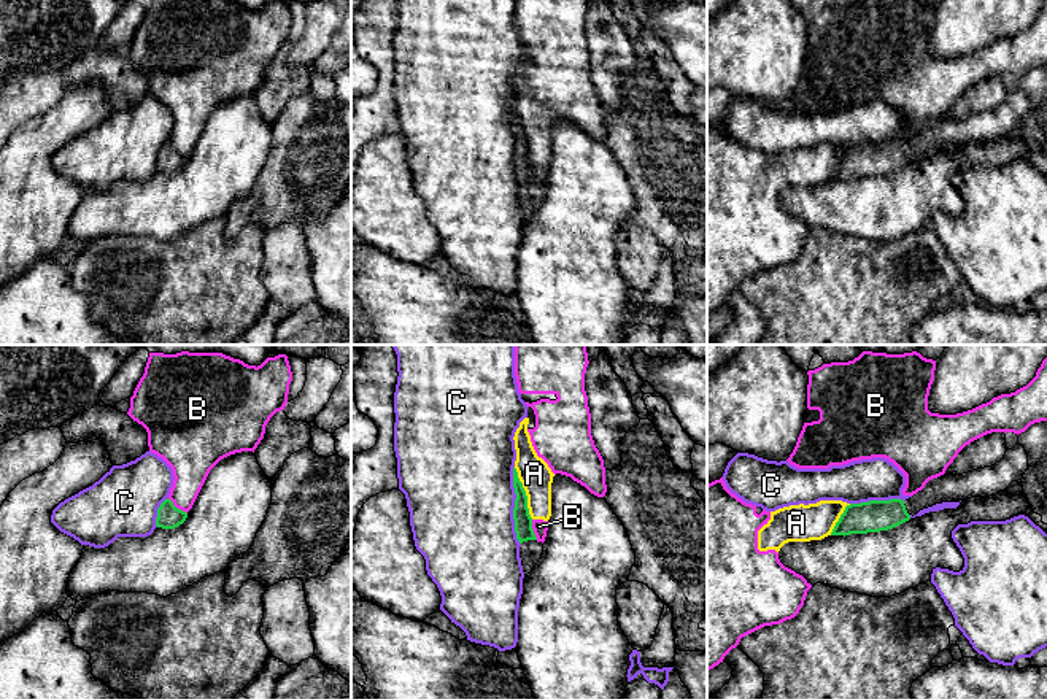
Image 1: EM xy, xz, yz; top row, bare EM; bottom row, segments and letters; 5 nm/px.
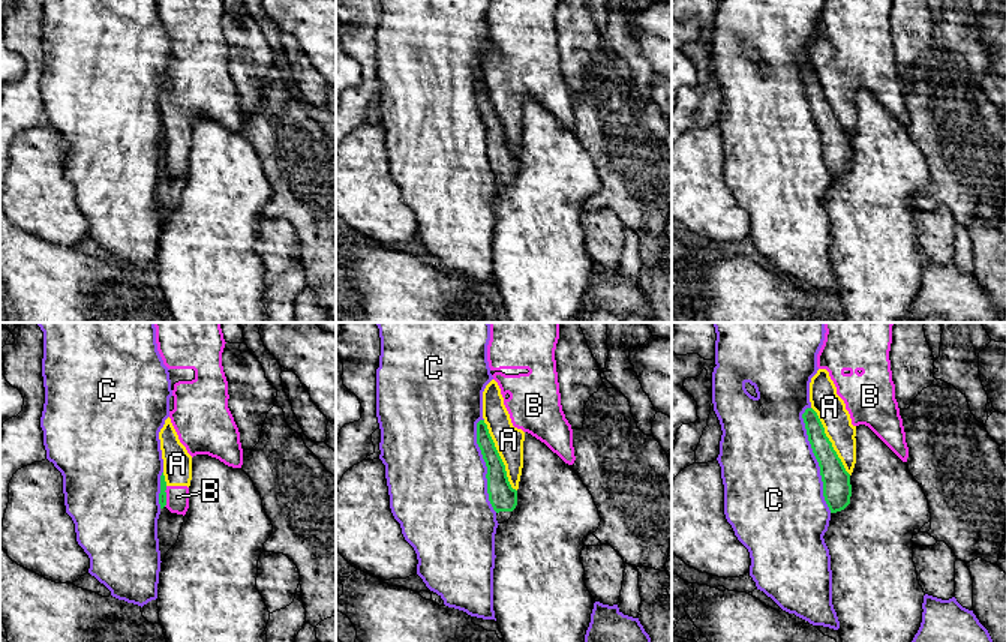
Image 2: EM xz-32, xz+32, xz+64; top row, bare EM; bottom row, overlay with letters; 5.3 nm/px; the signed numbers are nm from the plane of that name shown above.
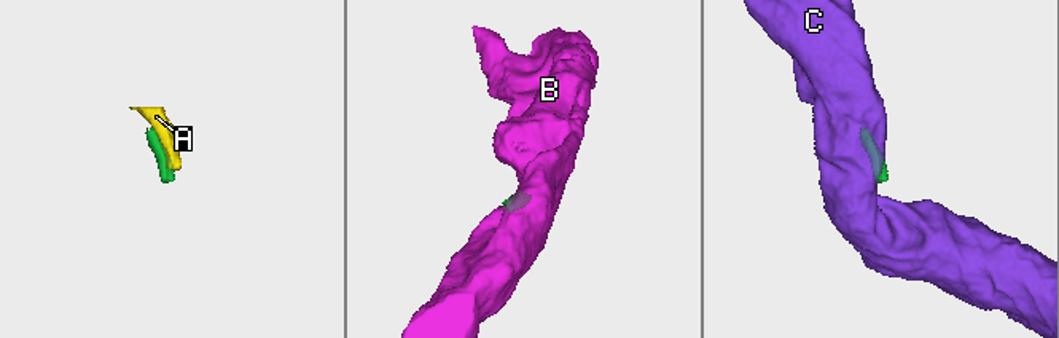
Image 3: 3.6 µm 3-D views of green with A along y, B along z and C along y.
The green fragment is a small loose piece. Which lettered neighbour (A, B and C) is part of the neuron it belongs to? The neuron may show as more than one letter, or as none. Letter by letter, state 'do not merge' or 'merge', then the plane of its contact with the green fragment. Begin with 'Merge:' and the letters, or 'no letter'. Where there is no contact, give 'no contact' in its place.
Merge: no letter
A: do not merge; meets green in xz
B: do not merge; meets green in xy
C: do not merge; meets green in xz

